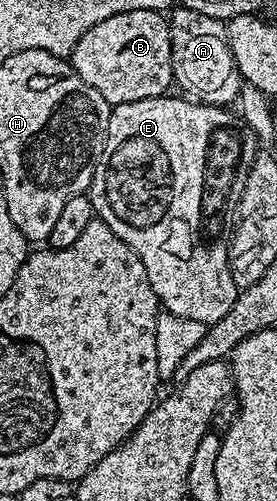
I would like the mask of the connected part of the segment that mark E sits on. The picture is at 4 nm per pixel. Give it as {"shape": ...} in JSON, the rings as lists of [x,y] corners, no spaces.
{"shape":[[[169,93],[159,95],[146,101],[130,101],[129,103],[117,103],[109,110],[108,128],[104,134],[104,147],[100,151],[100,158],[96,161],[94,177],[87,189],[87,196],[92,201],[93,212],[146,265],[146,277],[150,277],[150,285],[154,289],[157,299],[160,301],[161,308],[172,315],[186,317],[190,321],[202,321],[209,325],[222,321],[226,313],[230,313],[230,305],[234,305],[238,288],[234,285],[234,277],[230,273],[228,264],[228,244],[226,242],[226,227],[224,231],[224,218],[229,218],[230,205],[234,205],[240,199],[240,194],[244,191],[244,181],[248,177],[248,166],[256,159],[258,150],[258,140],[254,132],[244,123],[240,115],[235,110],[222,107],[212,107],[208,103],[198,103],[187,97],[175,99],[175,94]]]}

